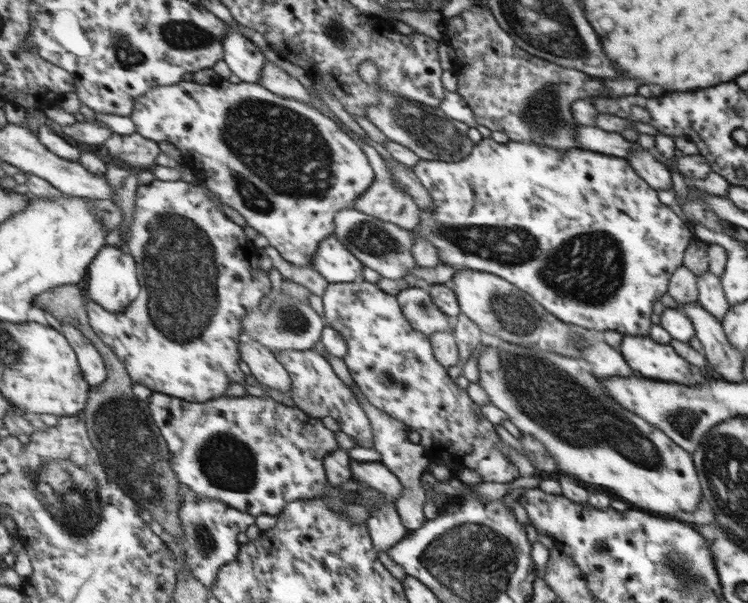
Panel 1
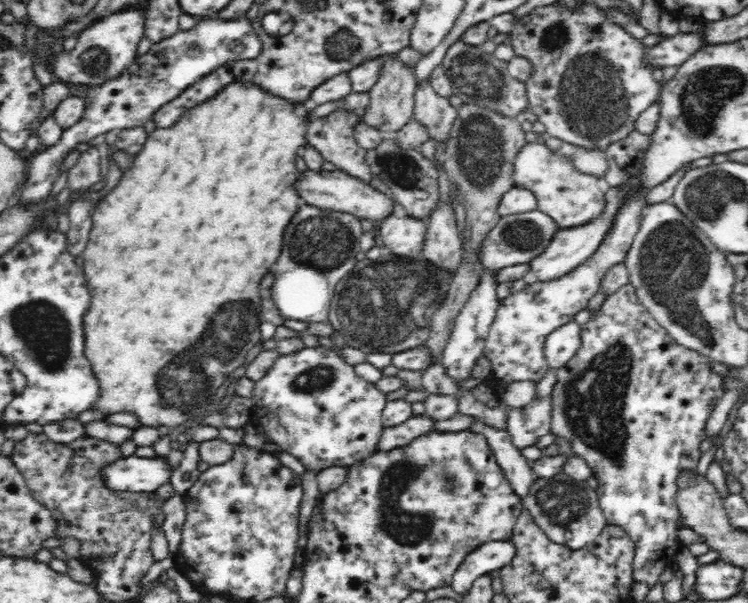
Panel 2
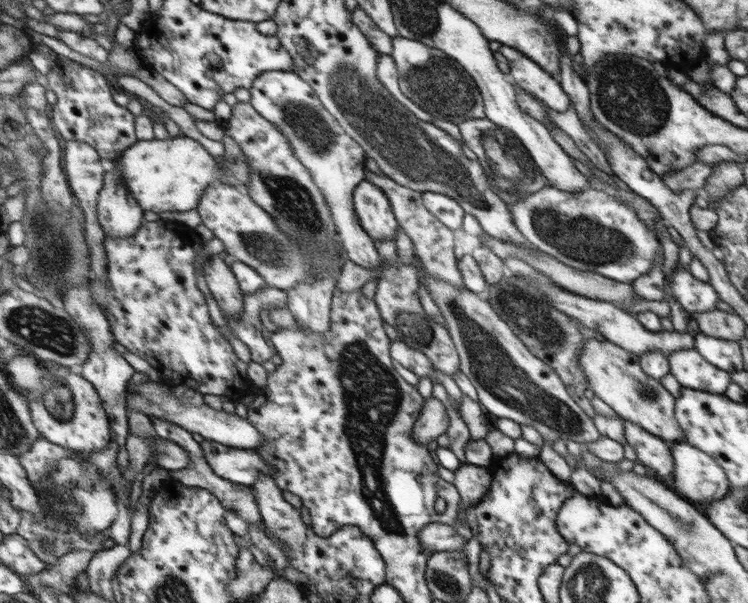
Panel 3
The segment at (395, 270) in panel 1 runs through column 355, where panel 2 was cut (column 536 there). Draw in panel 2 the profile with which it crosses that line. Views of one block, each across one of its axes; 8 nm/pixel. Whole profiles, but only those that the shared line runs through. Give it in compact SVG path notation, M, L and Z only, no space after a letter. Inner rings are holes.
M538 209L524 214L502 216L497 226L490 230L481 242L477 257L485 270L497 271L505 266L526 264L550 244L558 229L559 227L551 221L551 217Z

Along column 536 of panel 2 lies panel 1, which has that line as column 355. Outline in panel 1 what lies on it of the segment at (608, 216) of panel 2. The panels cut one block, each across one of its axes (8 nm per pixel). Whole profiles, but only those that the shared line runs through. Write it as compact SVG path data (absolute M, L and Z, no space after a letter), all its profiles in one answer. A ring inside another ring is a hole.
M330 235L318 245L312 268L329 283L349 283L361 278L365 266L350 252L336 235Z

